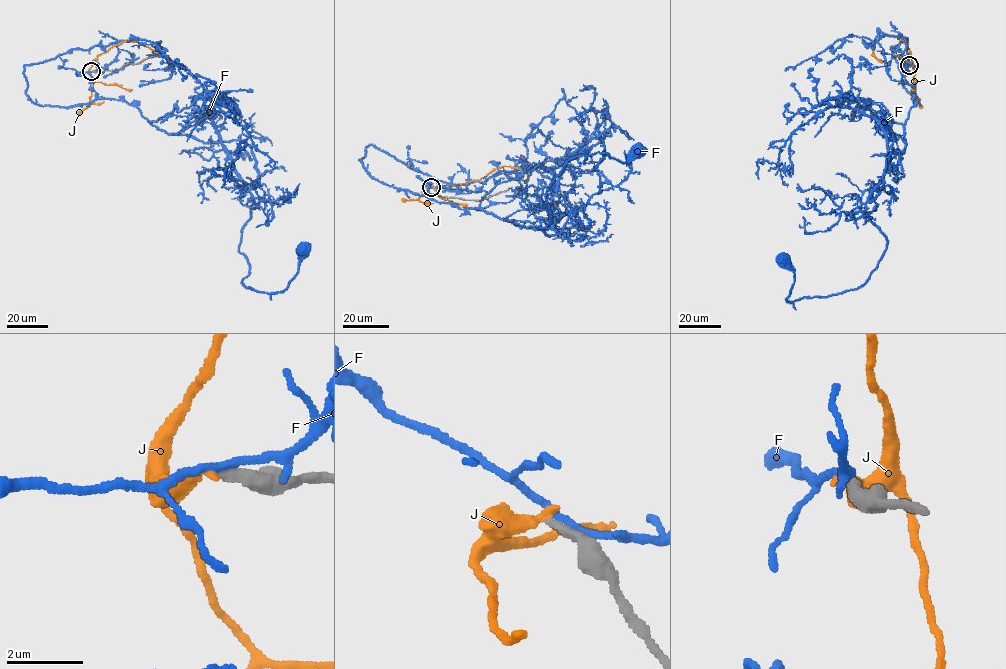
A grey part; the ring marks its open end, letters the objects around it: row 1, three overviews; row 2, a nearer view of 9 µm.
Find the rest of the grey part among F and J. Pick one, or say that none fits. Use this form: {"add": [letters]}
{"add": []}

